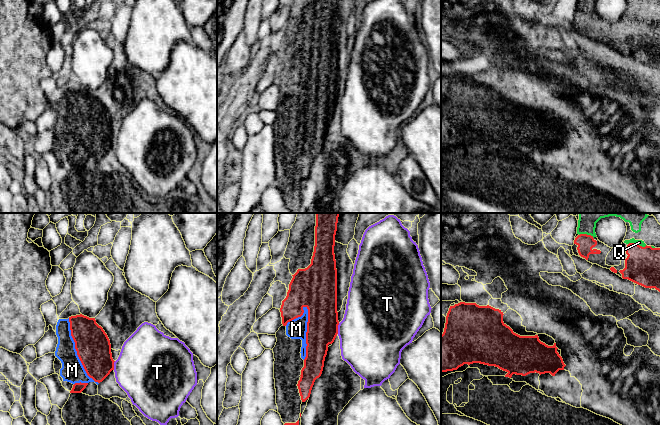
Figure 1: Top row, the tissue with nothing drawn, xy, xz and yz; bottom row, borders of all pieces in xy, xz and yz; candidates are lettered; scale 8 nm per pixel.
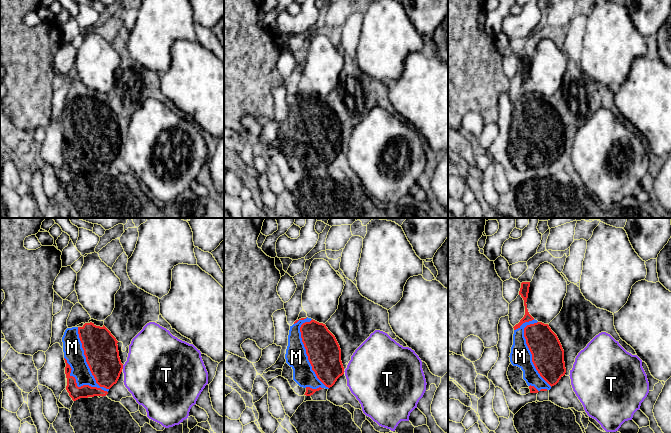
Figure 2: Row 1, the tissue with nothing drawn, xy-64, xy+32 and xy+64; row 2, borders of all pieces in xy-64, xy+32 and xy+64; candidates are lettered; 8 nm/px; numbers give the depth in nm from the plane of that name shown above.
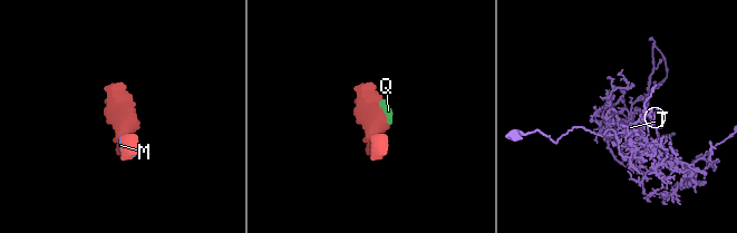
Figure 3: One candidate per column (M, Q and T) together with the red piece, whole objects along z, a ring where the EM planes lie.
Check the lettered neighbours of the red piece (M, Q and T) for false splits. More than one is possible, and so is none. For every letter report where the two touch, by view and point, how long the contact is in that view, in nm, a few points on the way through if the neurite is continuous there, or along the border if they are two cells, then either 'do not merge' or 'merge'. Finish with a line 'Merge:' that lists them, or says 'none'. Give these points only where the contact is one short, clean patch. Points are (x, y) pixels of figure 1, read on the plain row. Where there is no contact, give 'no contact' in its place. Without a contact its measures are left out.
M: contact xz (306, 109); length 440 nm; merge
Q: contact yz (636, 19); length 150 nm; merge
T: contact xz (337, 104); length 90 nm; border xz (339, 99), (337, 109); do not merge
Merge: M, Q

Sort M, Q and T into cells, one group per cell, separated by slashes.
M Q / T

